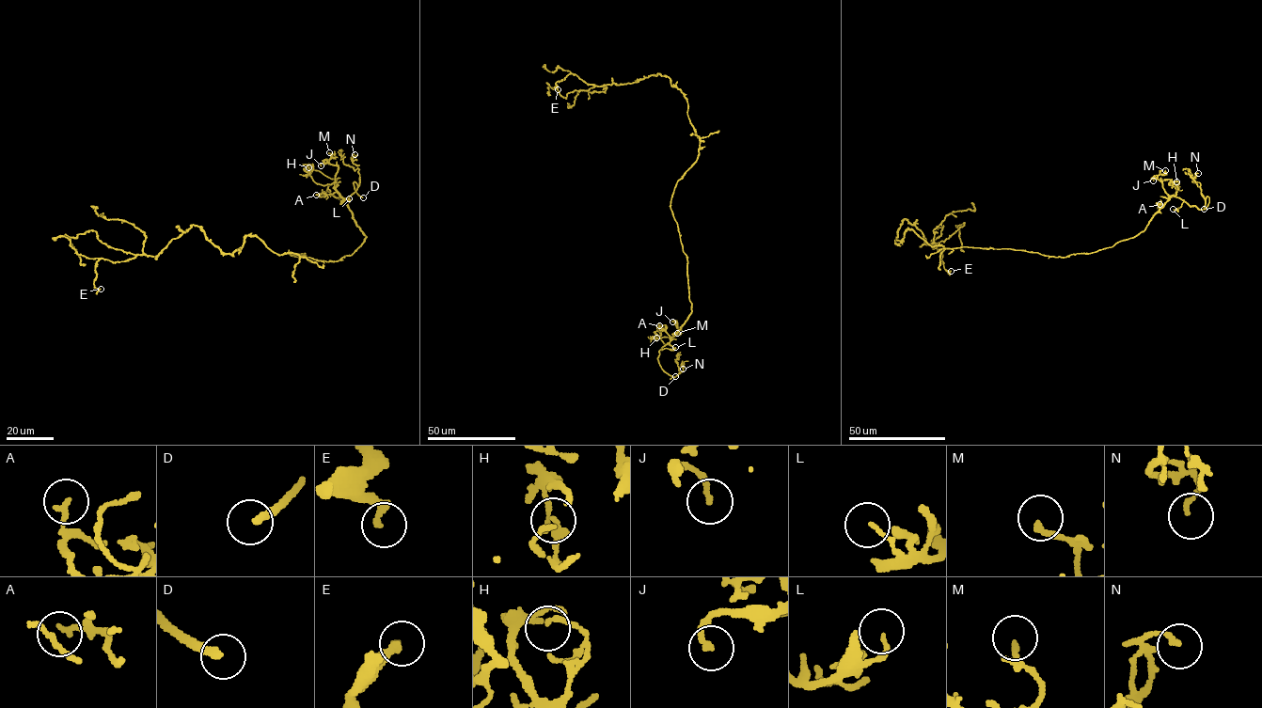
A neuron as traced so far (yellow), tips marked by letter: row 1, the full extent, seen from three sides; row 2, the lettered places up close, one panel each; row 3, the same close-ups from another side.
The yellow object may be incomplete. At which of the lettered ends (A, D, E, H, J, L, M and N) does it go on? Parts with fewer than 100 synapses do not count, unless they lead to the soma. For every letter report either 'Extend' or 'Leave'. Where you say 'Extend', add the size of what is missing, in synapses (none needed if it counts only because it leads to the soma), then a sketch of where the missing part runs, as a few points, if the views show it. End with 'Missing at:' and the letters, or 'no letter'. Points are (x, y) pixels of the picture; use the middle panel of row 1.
A: Leave
D: Extend. Course of what is missing: (675, 376), (688, 373), (690, 384)
E: Leave
H: Leave
J: Leave
L: Leave
M: Leave
N: Leave
Missing at: D

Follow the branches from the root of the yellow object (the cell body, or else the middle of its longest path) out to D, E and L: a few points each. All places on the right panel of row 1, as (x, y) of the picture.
D: (986, 248), (1055, 257), (1092, 253), (1142, 231), (1172, 196), (1203, 209), (1206, 196), (1209, 202), (1204, 209)
E: (986, 248), (931, 246), (907, 228), (896, 243), (904, 219), (925, 243), (935, 243), (951, 271)
L: (986, 248), (1055, 257), (1092, 253), (1142, 231), (1174, 196), (1183, 201), (1177, 210), (1173, 209)

